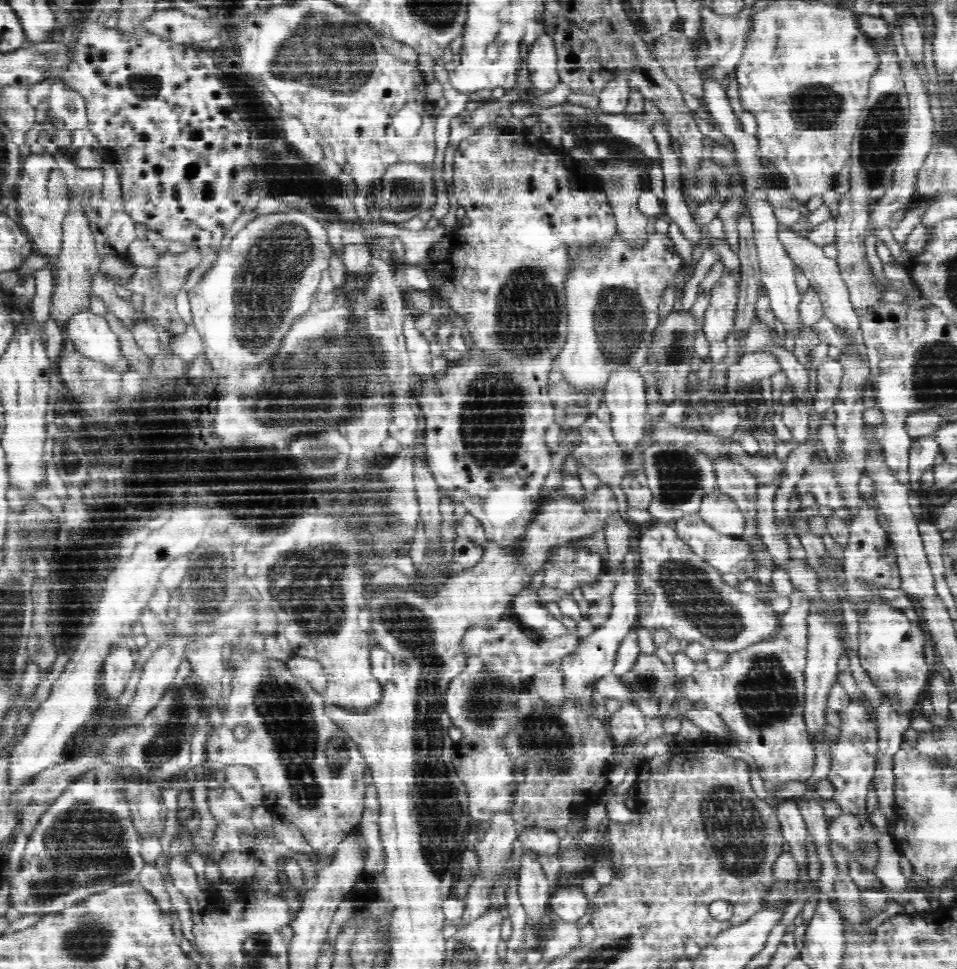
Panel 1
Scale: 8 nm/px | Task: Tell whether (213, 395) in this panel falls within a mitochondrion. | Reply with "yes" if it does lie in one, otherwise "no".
no

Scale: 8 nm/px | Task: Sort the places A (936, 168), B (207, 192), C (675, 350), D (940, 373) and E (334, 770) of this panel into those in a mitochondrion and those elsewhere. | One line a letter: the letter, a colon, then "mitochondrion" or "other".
A: other
B: other
C: mitochondrion
D: mitochondrion
E: mitochondrion

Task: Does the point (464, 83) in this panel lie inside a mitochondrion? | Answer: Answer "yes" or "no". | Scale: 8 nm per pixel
no

